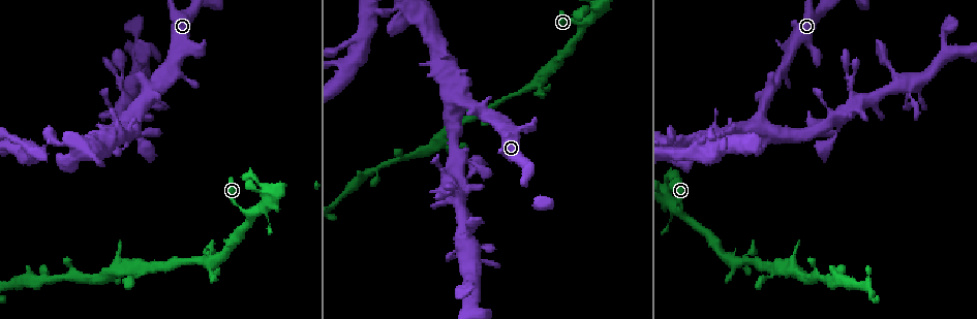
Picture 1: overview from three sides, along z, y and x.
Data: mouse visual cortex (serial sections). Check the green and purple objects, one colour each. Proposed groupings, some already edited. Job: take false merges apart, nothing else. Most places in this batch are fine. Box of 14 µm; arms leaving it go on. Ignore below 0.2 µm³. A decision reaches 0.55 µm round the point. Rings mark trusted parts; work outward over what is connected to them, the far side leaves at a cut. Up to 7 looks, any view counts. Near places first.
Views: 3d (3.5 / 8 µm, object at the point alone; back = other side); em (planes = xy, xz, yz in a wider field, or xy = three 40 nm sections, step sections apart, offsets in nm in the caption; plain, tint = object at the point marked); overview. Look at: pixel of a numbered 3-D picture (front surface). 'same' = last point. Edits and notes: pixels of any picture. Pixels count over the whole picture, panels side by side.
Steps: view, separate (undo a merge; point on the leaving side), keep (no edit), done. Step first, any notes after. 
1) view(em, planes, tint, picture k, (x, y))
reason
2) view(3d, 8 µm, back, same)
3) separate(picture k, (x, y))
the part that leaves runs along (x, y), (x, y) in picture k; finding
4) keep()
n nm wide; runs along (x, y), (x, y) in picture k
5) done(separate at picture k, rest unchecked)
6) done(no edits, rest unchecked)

view(3d, 3.5 µm, picture 1, (461, 102))
sharp bend

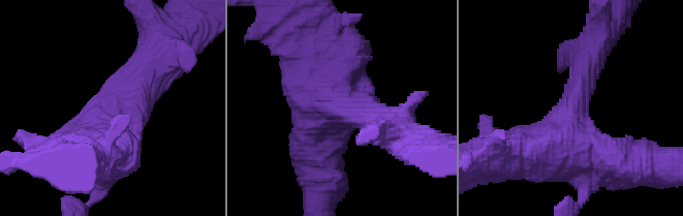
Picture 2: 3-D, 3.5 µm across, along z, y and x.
view(em, xy, step 2, tint, picture 2, (108, 118))
need the tissue

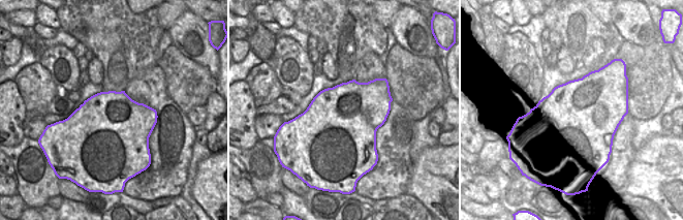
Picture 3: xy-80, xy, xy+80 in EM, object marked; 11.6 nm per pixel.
keep()
runs along (135, 87), (91, 166) in picture 2; one cell here

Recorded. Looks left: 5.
view(3d, 3.5 µm, picture 1, (77, 154))
calibre changes

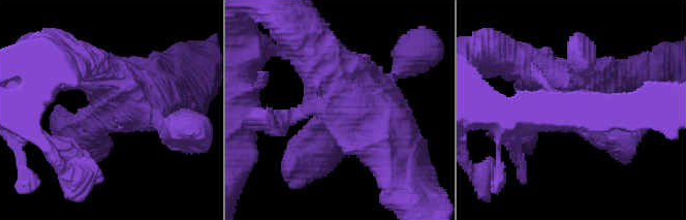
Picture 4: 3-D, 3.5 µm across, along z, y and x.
view(em, xy, step 3, tint, picture 4, (98, 107))
need the tissue

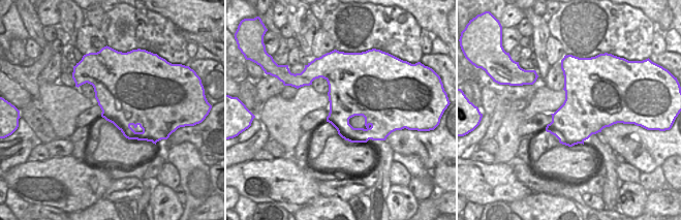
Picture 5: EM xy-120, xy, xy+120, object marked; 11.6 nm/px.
keep()
runs along (398, 149), (334, 98), (286, 117) in picture 4; continuous, no second cell

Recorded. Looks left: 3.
view(3d, 8 µm, picture 1, (746, 262))

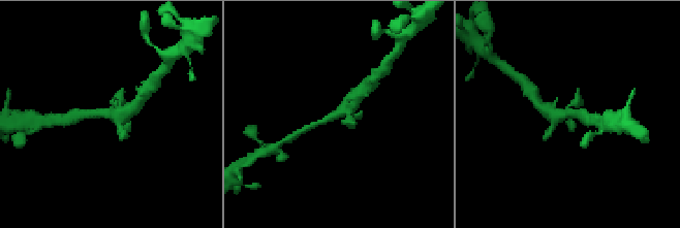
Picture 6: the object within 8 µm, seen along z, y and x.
view(em, xy, step 5, tint, picture 6, (332, 118))
arms of 200, 450 nm

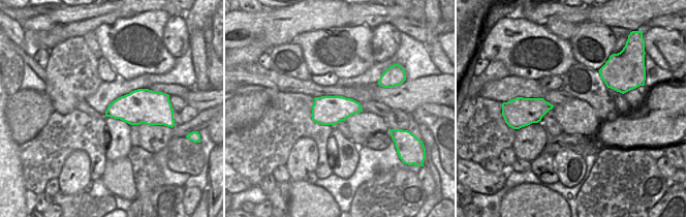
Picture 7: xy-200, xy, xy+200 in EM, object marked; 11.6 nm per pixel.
keep()
runs along (356, 98), (338, 114), (306, 128) in picture 6; one cell here

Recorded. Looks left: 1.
done(no edits, rest unchecked)

